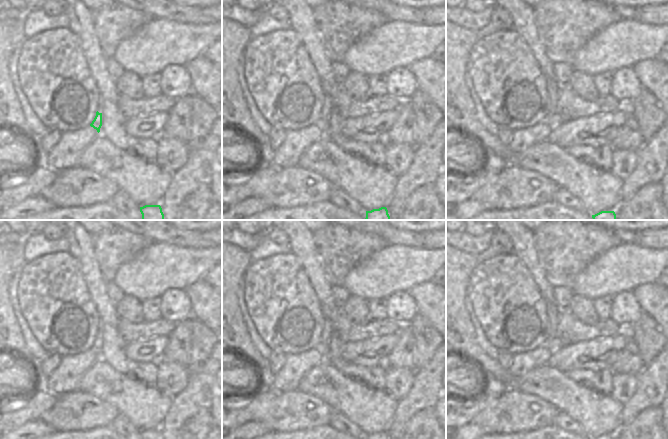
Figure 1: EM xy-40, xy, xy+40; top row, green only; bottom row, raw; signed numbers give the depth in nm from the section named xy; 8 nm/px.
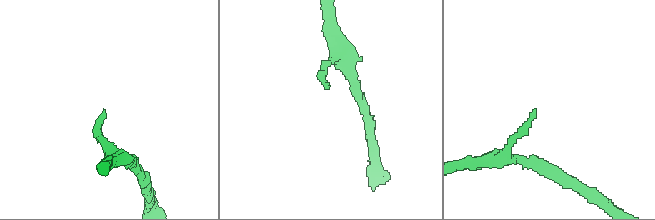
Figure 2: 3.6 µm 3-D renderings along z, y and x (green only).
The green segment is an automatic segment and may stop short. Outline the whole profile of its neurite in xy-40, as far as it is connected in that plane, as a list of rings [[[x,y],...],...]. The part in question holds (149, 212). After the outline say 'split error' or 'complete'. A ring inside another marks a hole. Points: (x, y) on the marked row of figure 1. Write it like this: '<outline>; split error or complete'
[[[145,205],[140,207],[142,220],[164,220],[164,214],[160,205]]]; complete

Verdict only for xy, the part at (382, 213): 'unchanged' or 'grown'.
unchanged

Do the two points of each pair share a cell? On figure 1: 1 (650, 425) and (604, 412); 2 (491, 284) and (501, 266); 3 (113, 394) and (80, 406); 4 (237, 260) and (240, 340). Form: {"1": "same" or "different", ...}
{"1": "different", "2": "same", "3": "different", "4": "same"}

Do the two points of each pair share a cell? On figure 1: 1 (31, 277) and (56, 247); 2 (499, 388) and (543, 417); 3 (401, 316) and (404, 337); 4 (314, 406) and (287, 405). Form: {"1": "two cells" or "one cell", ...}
{"1": "two cells", "2": "two cells", "3": "two cells", "4": "one cell"}

